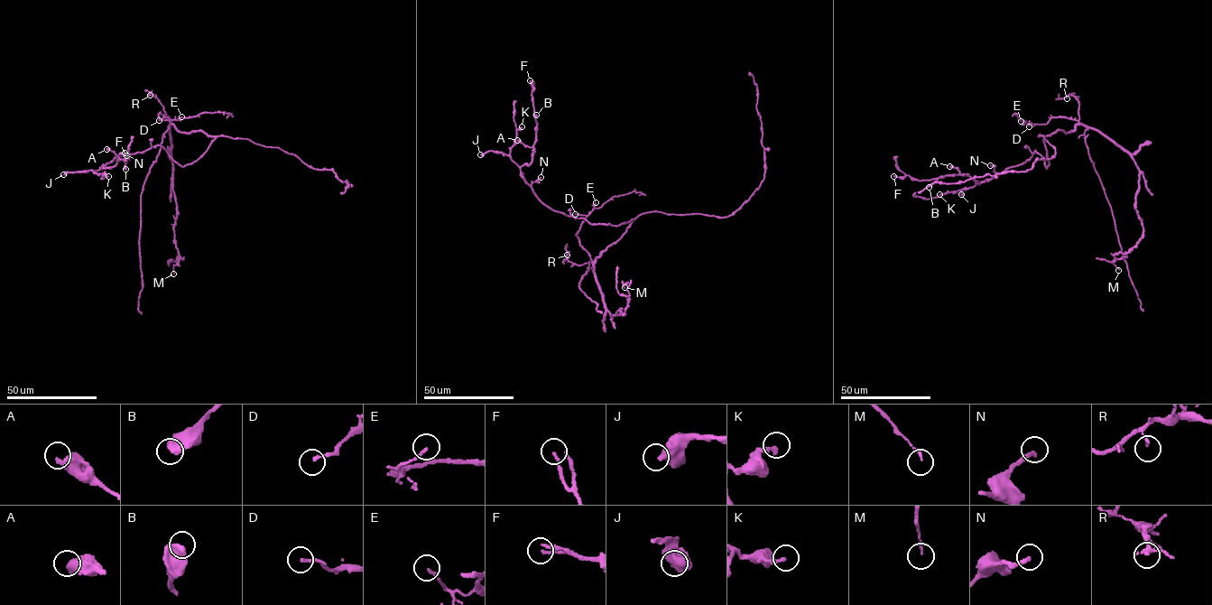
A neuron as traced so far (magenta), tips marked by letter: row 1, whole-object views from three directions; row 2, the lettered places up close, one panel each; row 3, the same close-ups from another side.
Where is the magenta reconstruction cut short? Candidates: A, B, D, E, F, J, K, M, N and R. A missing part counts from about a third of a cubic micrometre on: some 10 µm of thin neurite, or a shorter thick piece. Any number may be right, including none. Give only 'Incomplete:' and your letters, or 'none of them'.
Incomplete: N

